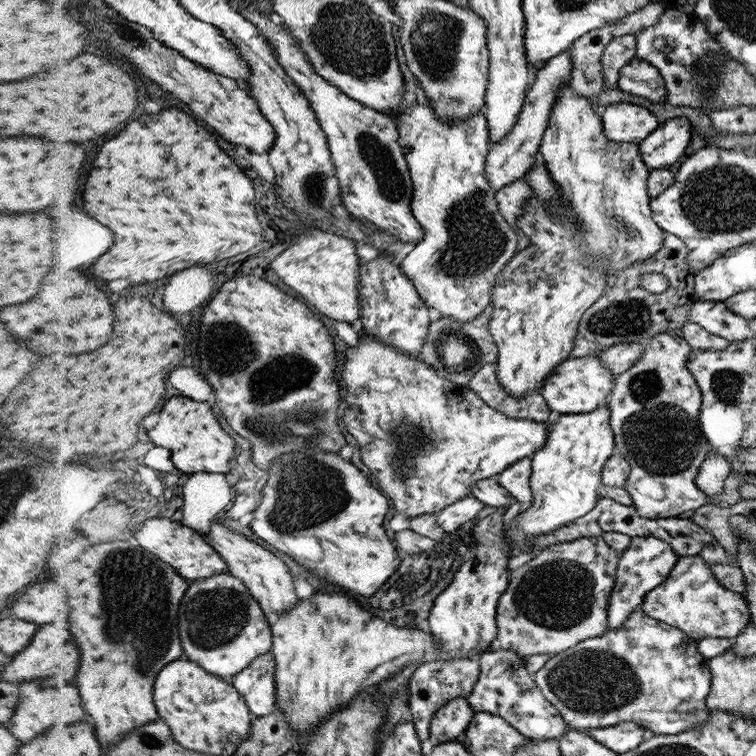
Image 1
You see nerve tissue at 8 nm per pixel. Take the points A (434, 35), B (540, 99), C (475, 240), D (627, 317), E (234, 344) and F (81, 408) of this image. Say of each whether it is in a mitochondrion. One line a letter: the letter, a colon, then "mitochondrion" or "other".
A: mitochondrion
B: other
C: mitochondrion
D: mitochondrion
E: mitochondrion
F: other

